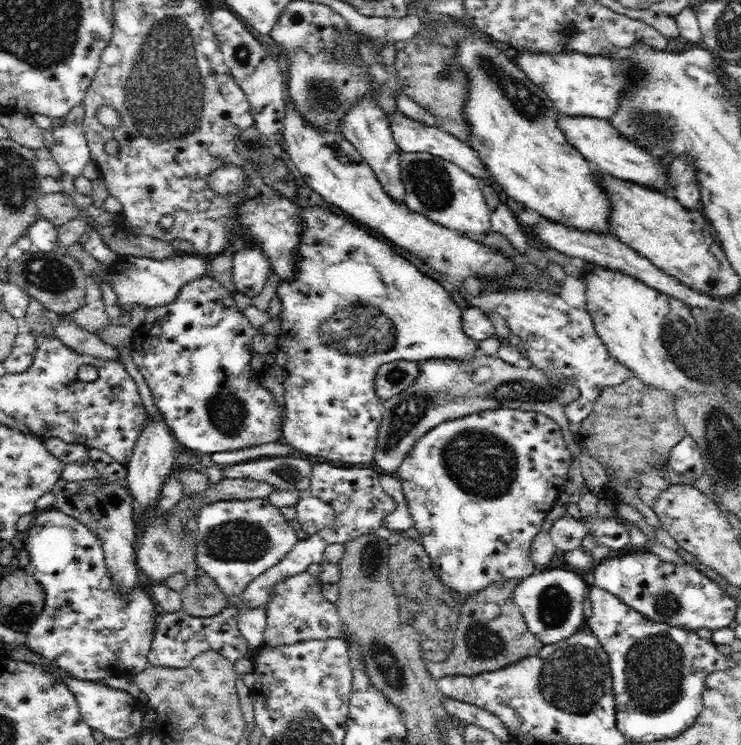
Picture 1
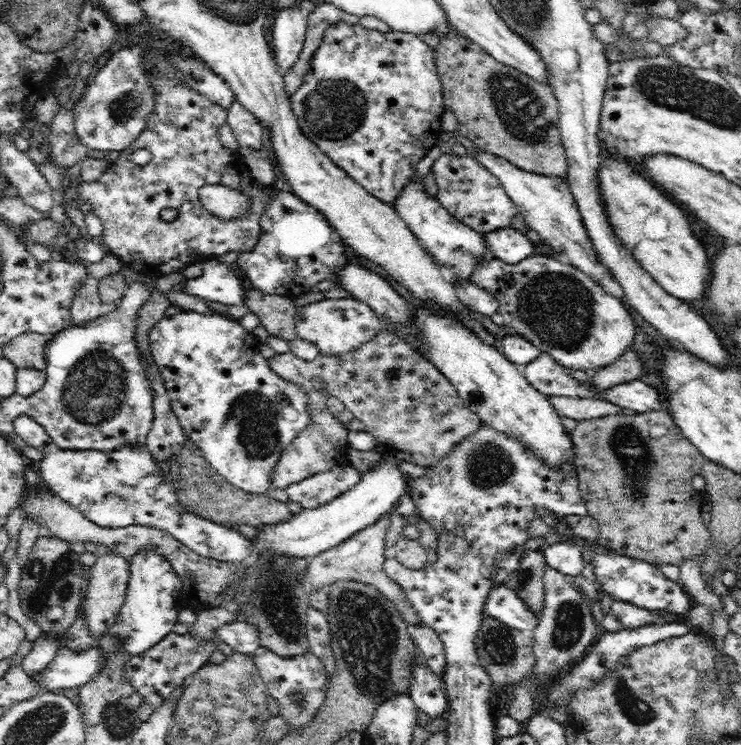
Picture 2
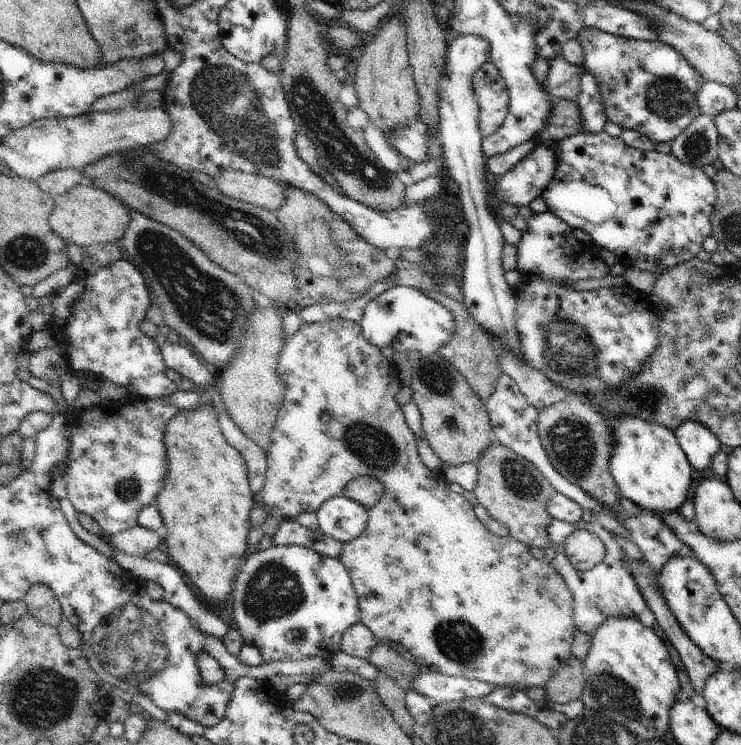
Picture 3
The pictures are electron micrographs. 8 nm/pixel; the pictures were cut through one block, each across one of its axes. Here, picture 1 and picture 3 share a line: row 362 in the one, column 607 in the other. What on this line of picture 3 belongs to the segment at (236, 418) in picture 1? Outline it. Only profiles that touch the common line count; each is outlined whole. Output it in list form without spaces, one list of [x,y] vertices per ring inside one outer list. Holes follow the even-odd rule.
[[[580,132],[576,135],[564,138],[556,144],[556,173],[555,176],[548,182],[548,186],[544,188],[541,197],[548,206],[548,211],[555,214],[562,222],[568,224],[573,230],[580,229],[592,236],[592,243],[595,243],[599,250],[604,249],[616,255],[616,259],[620,262],[620,266],[629,266],[632,264],[632,269],[645,270],[648,272],[667,272],[690,260],[696,259],[698,253],[703,250],[702,243],[706,238],[711,236],[710,218],[713,214],[713,205],[716,201],[716,188],[712,179],[708,178],[702,169],[684,164],[676,159],[672,154],[663,154],[652,150],[652,152],[642,152],[636,148],[630,148],[620,137],[612,137],[603,132]]]

